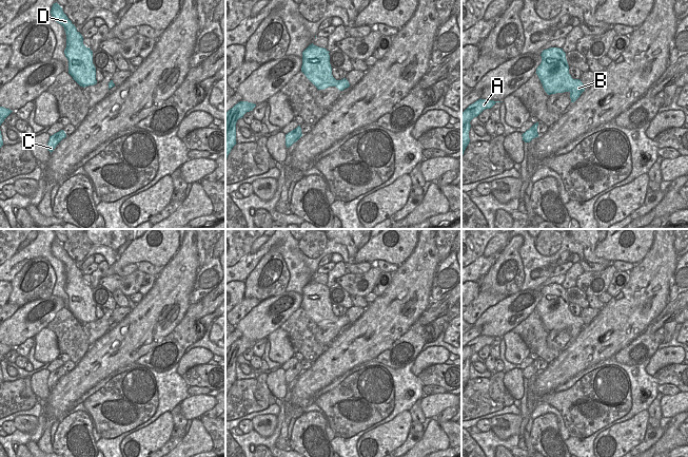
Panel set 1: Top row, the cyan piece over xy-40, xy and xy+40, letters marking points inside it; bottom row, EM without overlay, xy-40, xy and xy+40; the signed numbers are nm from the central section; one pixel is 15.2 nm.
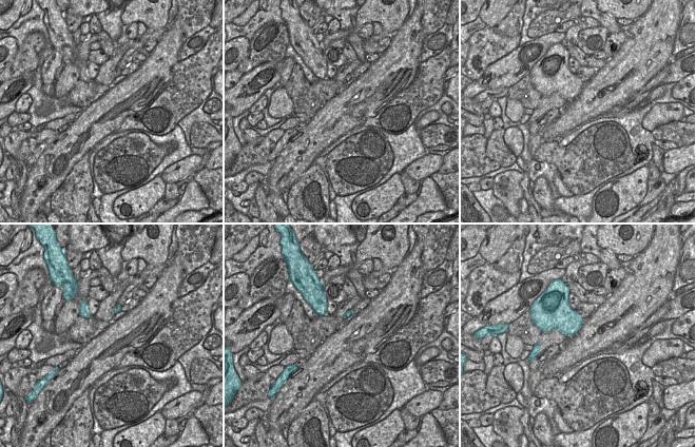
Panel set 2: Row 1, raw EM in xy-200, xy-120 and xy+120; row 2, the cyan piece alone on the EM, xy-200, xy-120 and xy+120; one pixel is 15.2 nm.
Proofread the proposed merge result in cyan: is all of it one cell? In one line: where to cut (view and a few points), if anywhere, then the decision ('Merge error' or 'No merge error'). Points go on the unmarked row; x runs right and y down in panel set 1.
Split along xy+40 (530, 364), (536, 367). Merge error

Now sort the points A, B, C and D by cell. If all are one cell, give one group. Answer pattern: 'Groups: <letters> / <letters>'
Groups: A B D / C

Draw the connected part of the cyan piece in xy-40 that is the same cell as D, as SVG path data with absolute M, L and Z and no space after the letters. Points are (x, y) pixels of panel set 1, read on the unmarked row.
M56 239L51 246L53 255L64 264L66 284L64 291L68 297L68 310L80 323L97 320L93 287L83 281L83 273Z

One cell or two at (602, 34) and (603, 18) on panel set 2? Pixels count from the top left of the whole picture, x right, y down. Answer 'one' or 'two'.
two

